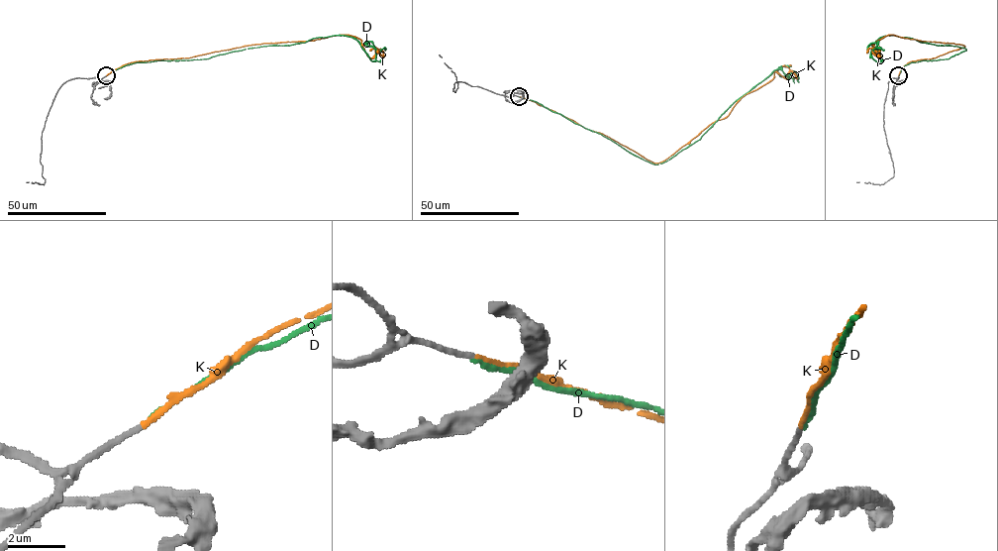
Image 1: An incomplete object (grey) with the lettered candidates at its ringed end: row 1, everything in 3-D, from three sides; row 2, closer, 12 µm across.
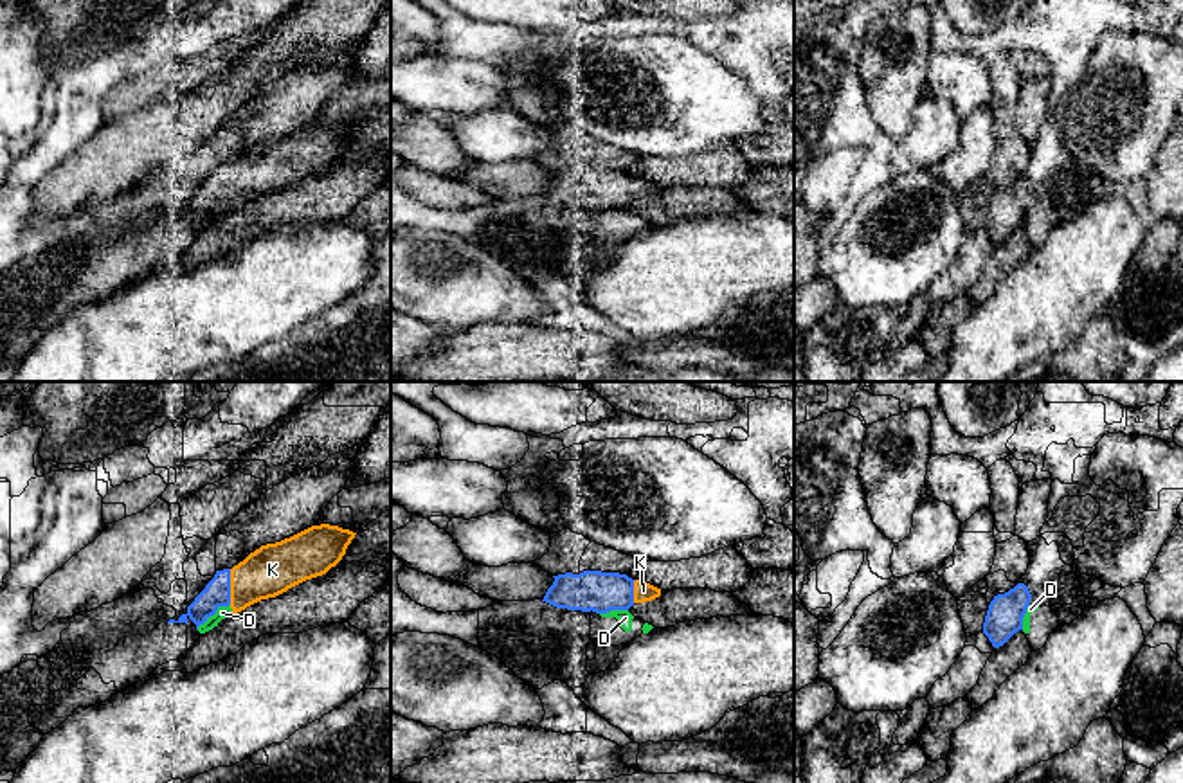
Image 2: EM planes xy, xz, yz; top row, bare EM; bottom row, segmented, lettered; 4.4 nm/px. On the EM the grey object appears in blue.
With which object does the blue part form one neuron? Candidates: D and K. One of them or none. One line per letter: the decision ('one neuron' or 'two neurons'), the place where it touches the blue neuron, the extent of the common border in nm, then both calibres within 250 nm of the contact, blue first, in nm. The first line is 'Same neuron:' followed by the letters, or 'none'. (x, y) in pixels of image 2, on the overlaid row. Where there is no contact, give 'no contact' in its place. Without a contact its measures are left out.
Same neuron: K
D: two neurons | xy (213, 614) | 190 nm | 120/60 nm
K: one neuron | xy (229, 587) | 160 nm | 120/220 nm

